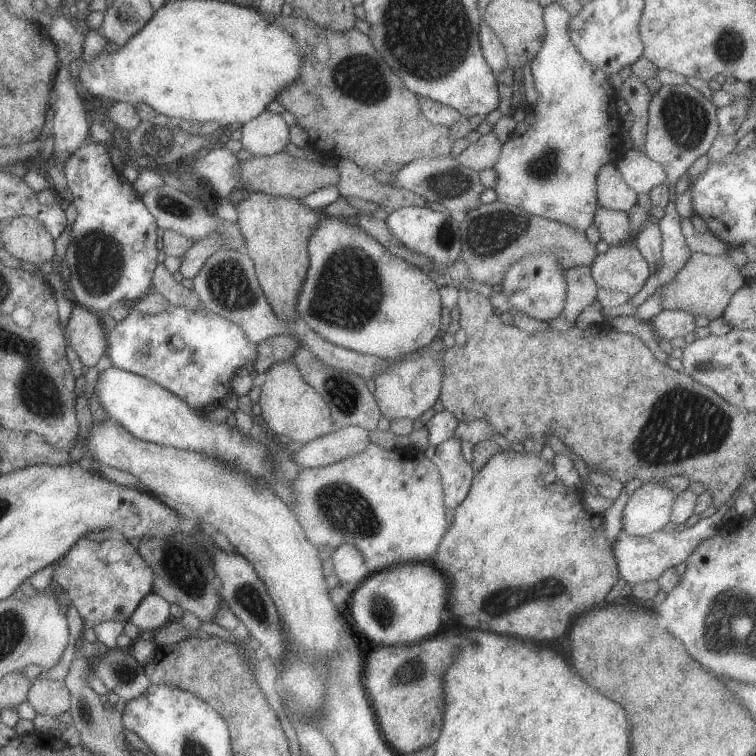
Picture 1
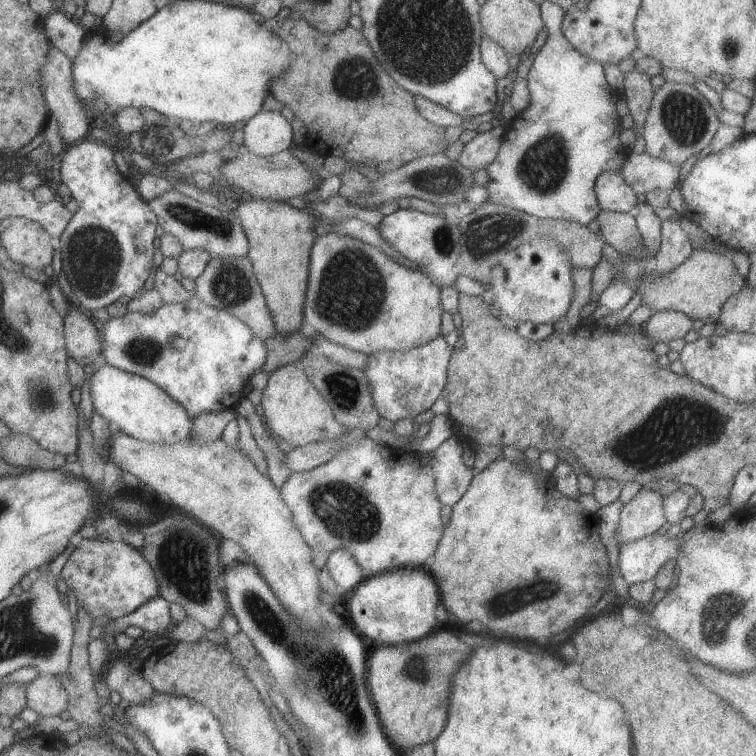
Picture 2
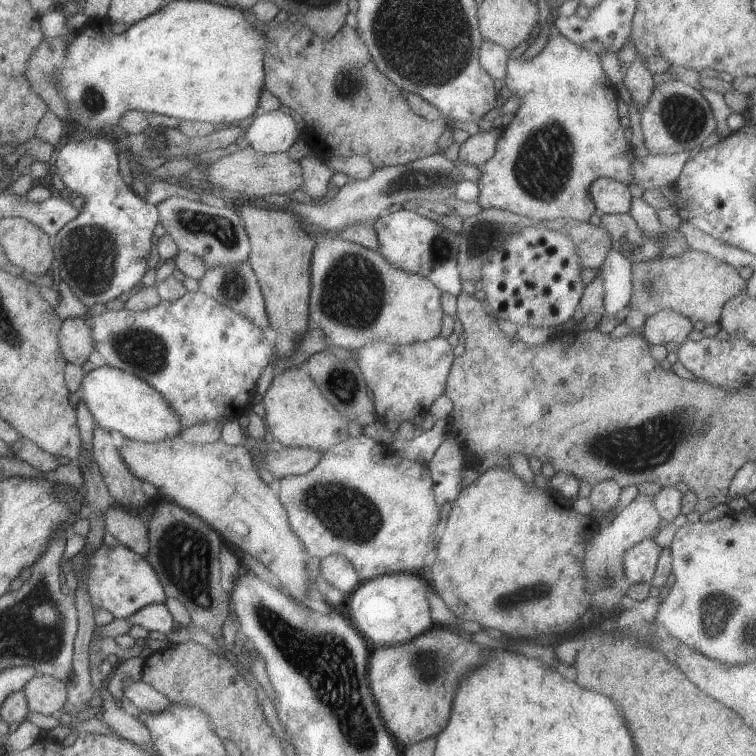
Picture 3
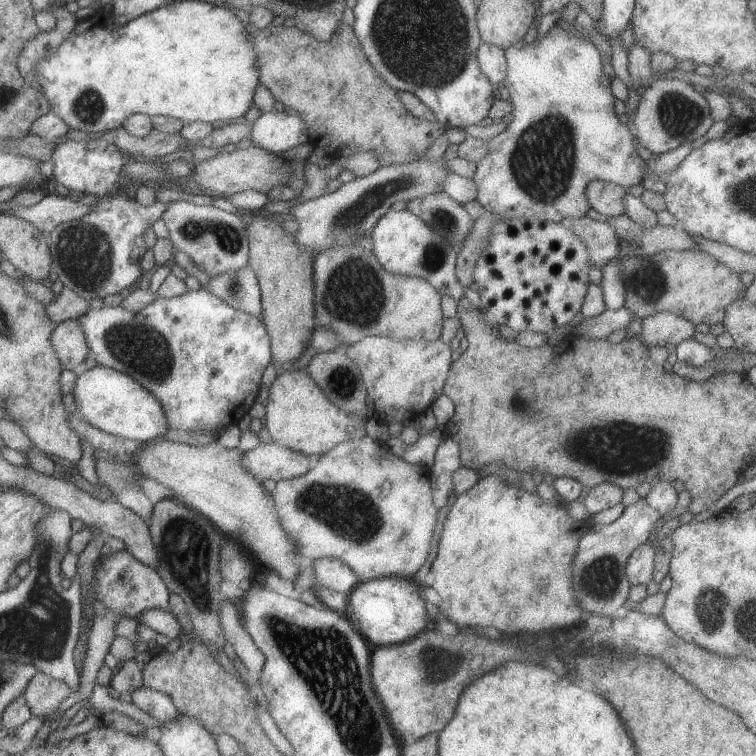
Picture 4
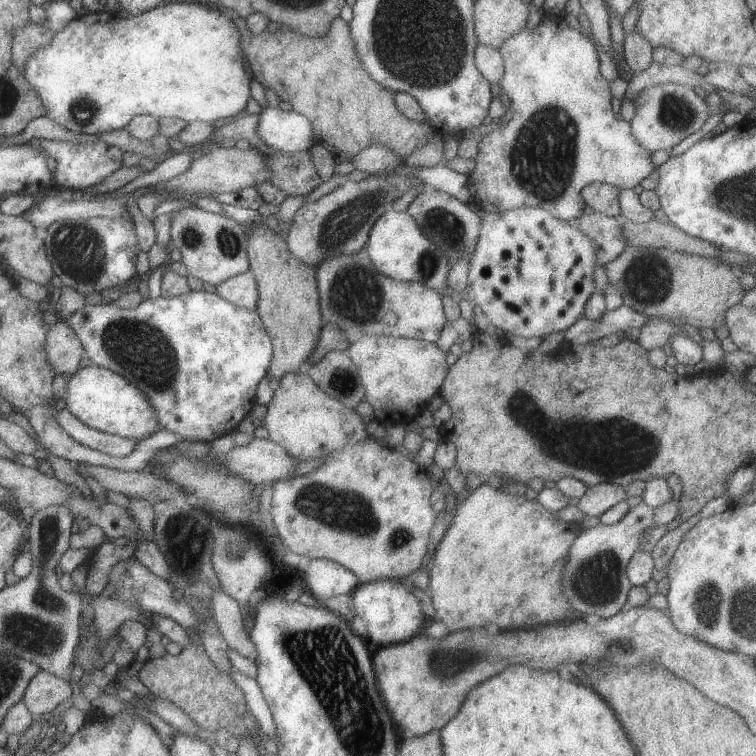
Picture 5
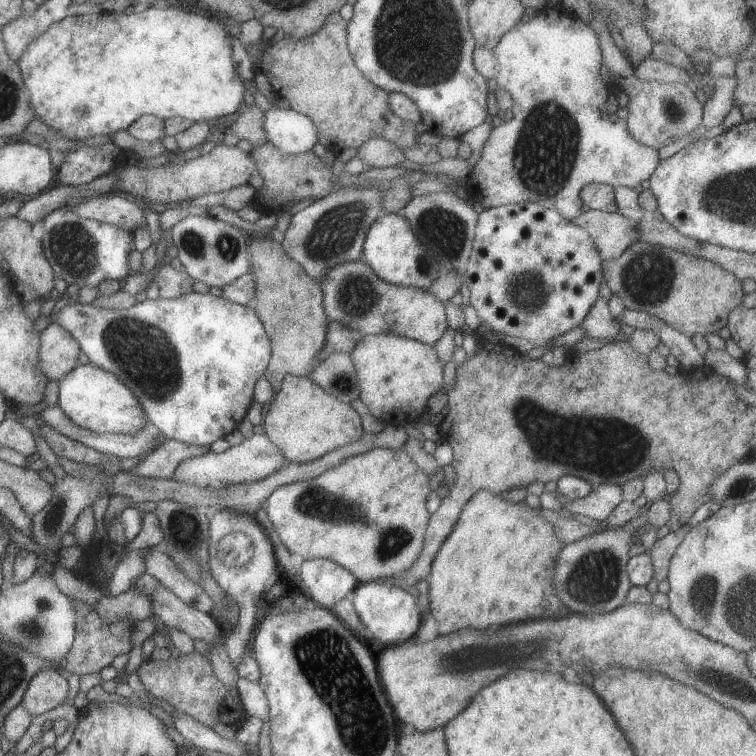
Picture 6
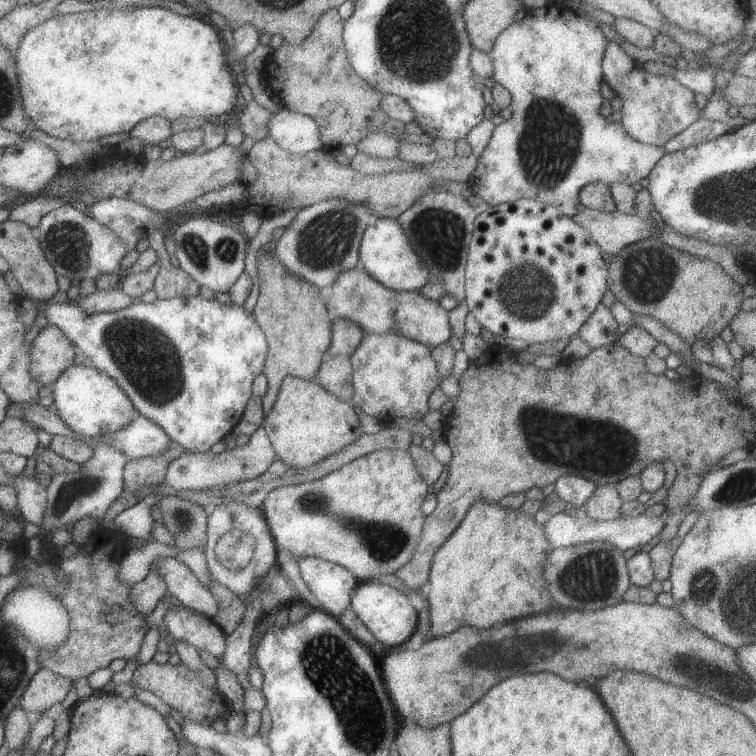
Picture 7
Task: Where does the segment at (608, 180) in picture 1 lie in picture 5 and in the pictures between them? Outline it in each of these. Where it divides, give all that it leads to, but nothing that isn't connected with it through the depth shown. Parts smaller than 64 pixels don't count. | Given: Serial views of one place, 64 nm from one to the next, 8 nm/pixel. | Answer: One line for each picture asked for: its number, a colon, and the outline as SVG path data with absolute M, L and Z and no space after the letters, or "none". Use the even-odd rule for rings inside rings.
2: M601 172L595 180L595 194L597 194L597 208L607 212L625 212L633 214L637 208L635 192L629 184L623 182L621 174L617 172Z
3: M613 178L593 180L589 194L597 206L597 214L627 214L631 210L633 198L627 184Z
4: M593 180L587 184L585 198L587 204L609 218L623 216L625 214L625 188L613 182L603 182L603 180Z
5: M589 184L581 190L585 206L591 206L595 214L617 218L621 216L619 208L619 188L611 184Z

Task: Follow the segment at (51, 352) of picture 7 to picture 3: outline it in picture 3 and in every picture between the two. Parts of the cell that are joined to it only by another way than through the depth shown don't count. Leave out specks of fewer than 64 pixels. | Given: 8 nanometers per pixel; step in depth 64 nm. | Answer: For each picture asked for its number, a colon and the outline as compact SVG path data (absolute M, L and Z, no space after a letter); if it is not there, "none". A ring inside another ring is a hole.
3: M67 318L61 324L59 332L59 348L67 364L83 366L91 352L95 352L95 340L91 334L91 326L85 318Z
4: M65 320L57 324L51 334L51 344L57 352L59 362L63 364L63 370L73 370L91 352L85 334L81 330L81 324L77 320Z
5: M59 320L49 328L45 342L47 342L45 344L47 362L53 366L57 374L71 376L79 370L77 366L79 366L79 360L83 358L85 348L81 346L79 338L75 336L75 332L65 320Z
6: M51 322L41 332L39 362L49 382L53 380L61 382L73 368L77 368L75 364L77 364L79 352L81 350L79 350L77 340L71 338L71 334L63 326Z

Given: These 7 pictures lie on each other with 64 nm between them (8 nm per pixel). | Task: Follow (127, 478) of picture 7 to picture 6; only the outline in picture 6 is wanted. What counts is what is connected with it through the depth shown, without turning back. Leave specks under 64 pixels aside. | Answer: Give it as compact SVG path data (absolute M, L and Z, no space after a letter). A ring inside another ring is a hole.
M167 440L163 446L153 450L135 470L127 470L129 474L137 474L141 478L155 480L171 480L179 462L185 458L199 458L207 448L197 448L189 444L181 444L177 440Z

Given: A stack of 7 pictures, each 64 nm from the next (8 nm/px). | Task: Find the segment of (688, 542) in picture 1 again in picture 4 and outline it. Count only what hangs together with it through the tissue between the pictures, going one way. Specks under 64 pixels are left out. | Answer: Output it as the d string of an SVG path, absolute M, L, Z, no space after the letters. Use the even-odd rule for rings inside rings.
M645 542L629 554L627 566L625 566L629 586L649 584L649 580L653 580L653 568L655 568L655 548L653 546L655 546L653 542Z

